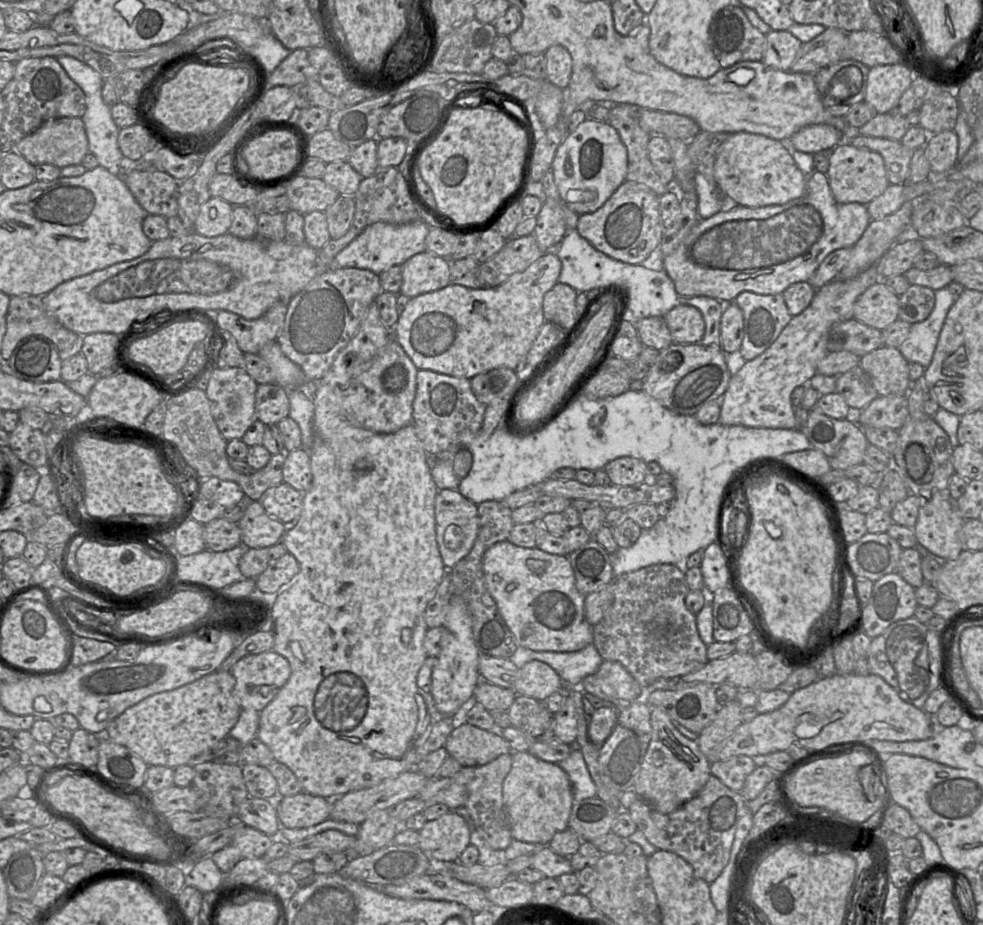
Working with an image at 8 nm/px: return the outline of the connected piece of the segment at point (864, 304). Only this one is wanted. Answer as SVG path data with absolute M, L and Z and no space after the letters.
M879 280L868 287L856 300L853 317L864 325L884 330L898 319L899 296Z

